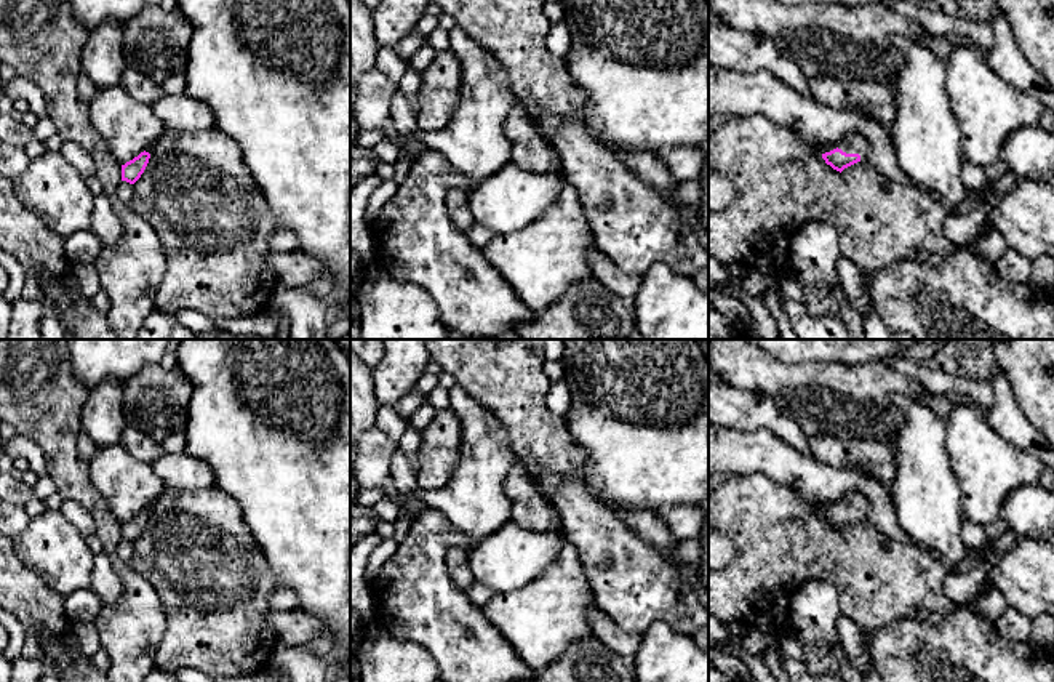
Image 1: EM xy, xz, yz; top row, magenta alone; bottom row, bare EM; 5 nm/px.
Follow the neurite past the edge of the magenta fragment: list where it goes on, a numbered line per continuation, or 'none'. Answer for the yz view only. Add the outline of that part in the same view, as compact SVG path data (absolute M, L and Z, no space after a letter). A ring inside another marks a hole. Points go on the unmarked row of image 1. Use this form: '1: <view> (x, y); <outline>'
1: yz (854, 501); M851 491L843 499L840 499L836 504L822 507L822 512L830 511L833 507L841 507L846 512L859 512L860 520L865 520L865 514L868 509L868 503L865 496L860 491Z

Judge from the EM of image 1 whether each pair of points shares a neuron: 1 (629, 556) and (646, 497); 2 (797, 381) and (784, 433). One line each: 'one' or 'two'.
1: two
2: two

